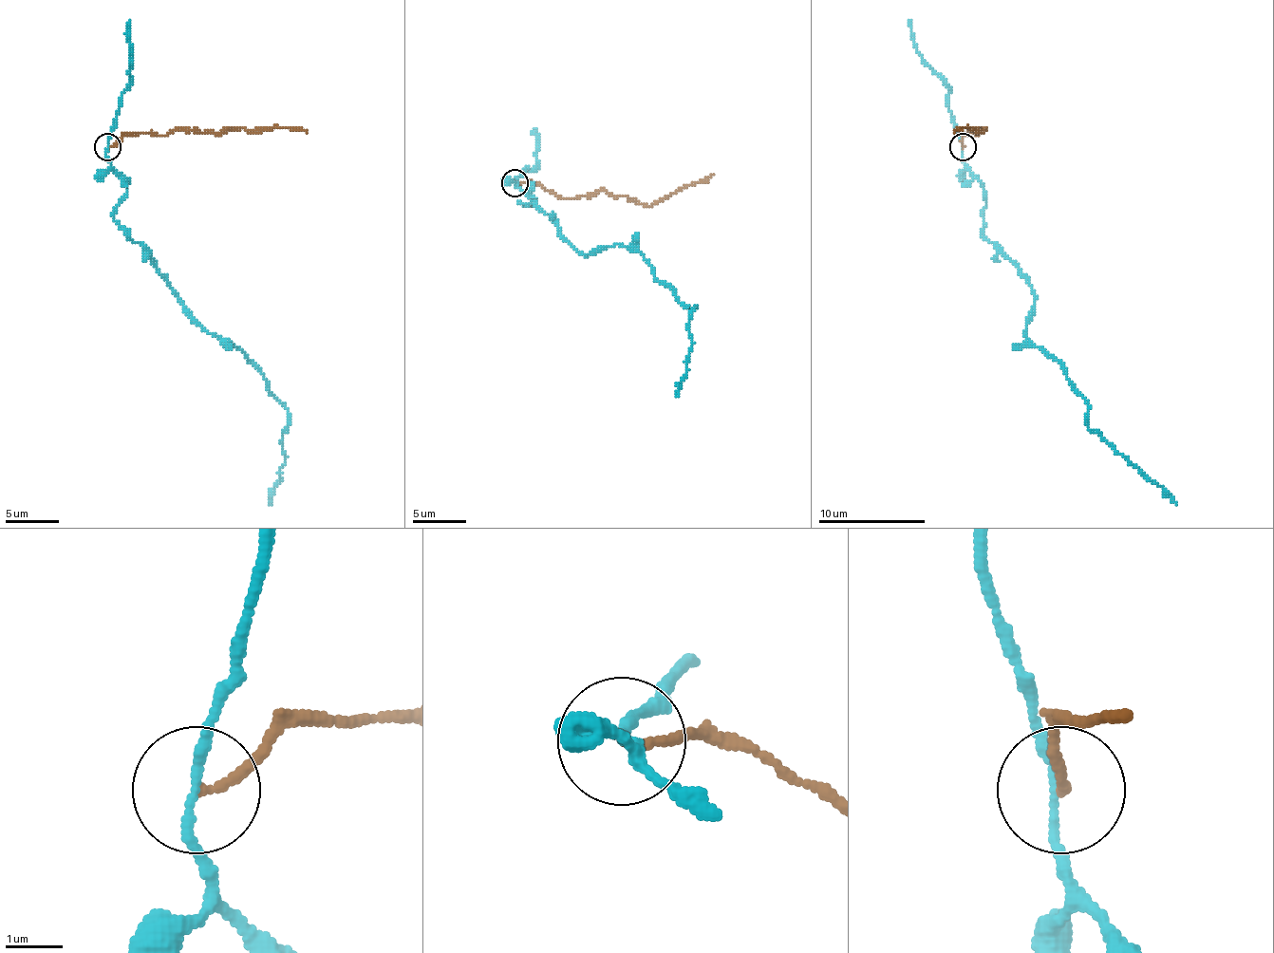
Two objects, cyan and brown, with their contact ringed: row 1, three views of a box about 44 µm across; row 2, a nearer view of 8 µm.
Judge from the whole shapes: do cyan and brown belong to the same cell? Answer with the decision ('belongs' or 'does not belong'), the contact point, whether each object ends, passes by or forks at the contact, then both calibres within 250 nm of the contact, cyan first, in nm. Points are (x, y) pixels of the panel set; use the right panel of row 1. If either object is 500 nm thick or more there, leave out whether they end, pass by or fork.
does not belong; place (963, 146); cyan passes by; brown ends; calibres 150 and 150 nm

